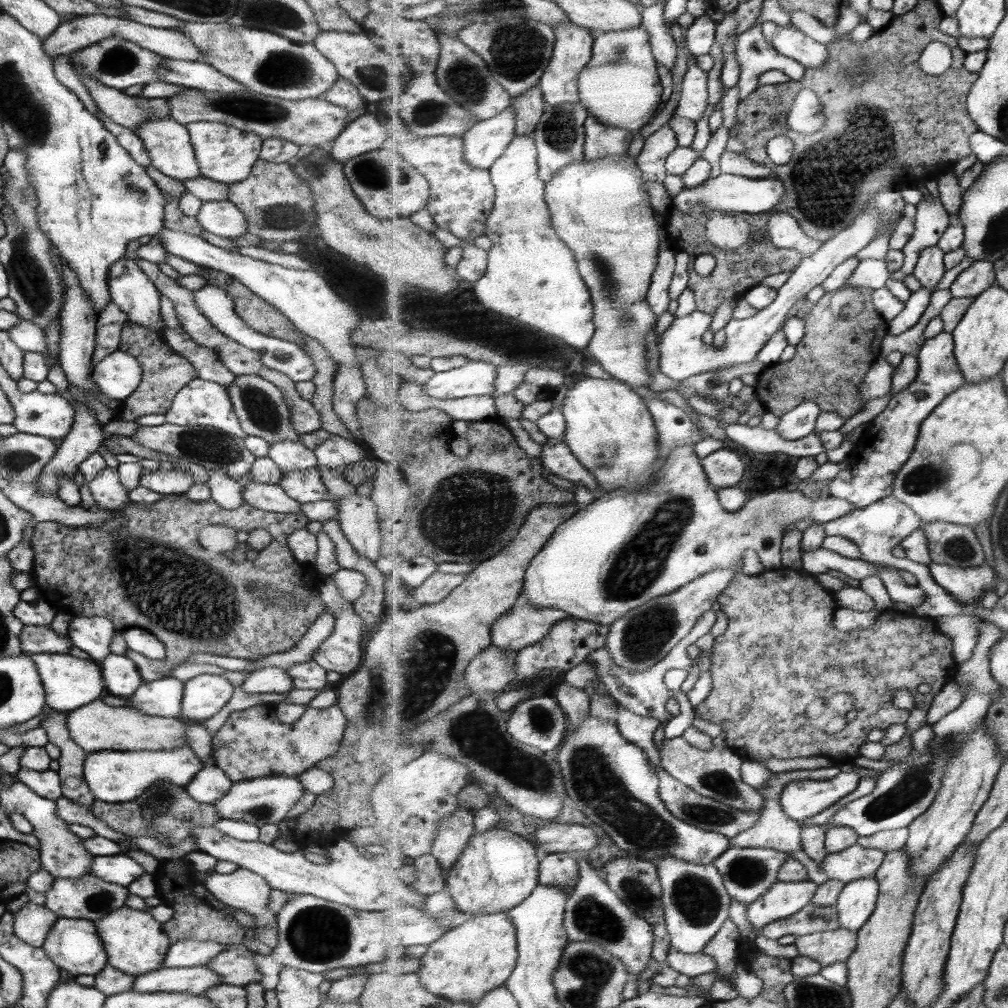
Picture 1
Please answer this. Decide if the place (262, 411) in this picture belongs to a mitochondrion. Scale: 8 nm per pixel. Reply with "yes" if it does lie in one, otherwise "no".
yes

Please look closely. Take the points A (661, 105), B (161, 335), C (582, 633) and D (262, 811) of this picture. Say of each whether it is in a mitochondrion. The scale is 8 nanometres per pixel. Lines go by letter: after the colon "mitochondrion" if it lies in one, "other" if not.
A: other
B: other
C: other
D: mitochondrion

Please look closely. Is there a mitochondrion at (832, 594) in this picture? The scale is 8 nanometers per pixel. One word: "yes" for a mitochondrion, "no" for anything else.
no

